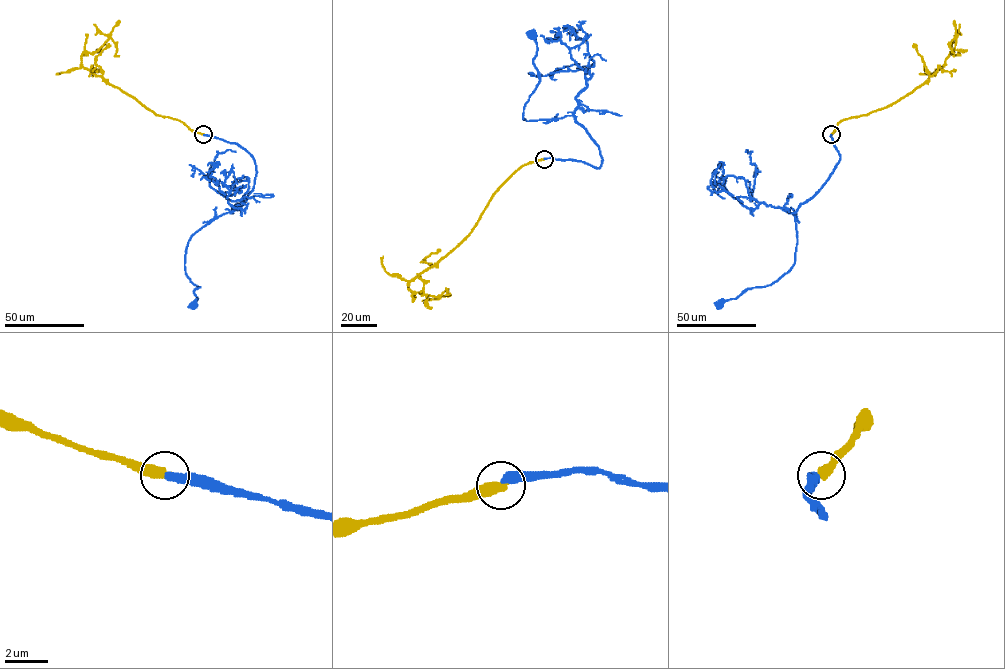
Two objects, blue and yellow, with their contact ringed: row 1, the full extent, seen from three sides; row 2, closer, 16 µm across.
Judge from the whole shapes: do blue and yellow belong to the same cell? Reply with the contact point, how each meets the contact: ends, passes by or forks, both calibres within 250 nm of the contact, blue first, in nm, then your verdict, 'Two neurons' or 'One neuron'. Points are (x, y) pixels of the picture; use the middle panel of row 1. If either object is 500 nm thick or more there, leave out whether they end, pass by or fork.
Place: (544, 159). Thickness 400 nm (blue) against 500 nm. Two neurons

